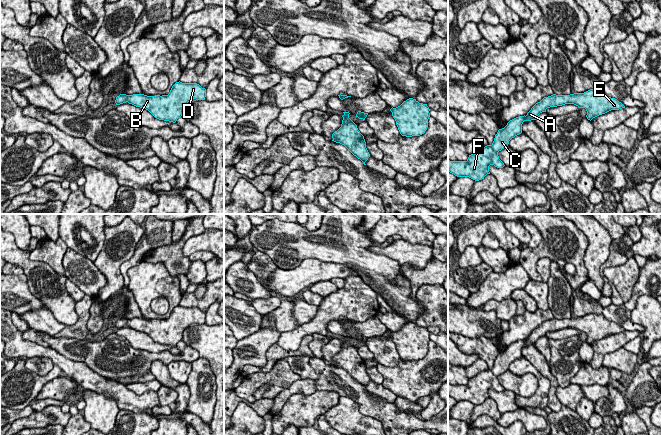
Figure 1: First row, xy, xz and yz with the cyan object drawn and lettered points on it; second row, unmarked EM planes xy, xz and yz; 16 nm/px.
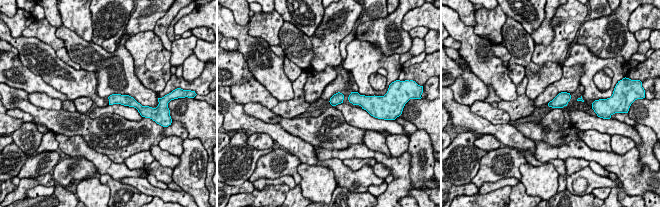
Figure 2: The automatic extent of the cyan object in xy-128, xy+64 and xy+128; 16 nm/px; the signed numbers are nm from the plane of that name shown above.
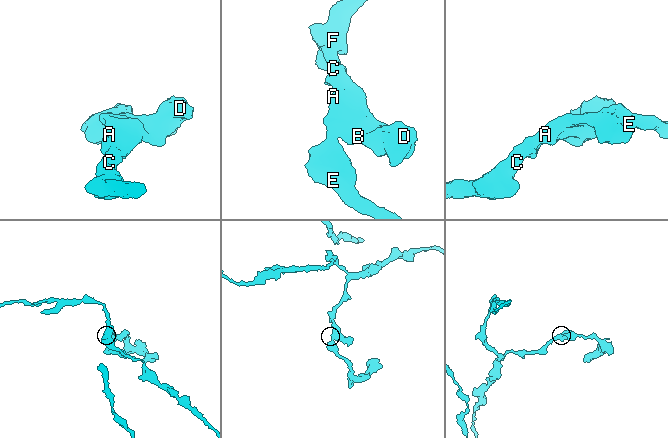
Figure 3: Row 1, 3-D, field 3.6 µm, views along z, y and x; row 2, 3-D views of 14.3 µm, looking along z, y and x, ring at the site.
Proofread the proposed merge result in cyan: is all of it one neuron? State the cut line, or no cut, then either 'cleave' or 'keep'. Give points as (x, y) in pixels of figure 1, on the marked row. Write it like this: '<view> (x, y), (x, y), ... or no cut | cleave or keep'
no cut | keep

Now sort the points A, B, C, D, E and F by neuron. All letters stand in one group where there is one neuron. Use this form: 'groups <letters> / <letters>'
groups A B C D E F

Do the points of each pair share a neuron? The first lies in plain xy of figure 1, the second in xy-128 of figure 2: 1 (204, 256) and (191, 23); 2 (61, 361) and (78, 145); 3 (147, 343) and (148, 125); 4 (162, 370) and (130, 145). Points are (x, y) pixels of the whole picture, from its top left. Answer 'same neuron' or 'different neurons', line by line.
1: different neurons
2: same neuron
3: different neurons
4: different neurons

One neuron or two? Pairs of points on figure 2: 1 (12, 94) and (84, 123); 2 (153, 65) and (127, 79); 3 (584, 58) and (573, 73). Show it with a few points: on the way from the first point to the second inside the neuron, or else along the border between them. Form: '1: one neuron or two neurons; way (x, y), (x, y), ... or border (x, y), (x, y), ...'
1: one neuron; way (30, 108), (42, 117), (66, 123)
2: two neurons; border (129, 51), (135, 76), (152, 90)
3: two neurons; border (562, 65), (580, 65), (582, 70), (581, 84)

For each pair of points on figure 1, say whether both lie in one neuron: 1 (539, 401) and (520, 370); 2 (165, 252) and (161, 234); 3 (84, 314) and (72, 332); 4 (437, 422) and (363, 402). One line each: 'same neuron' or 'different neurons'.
1: same neuron
2: different neurons
3: same neuron
4: same neuron

